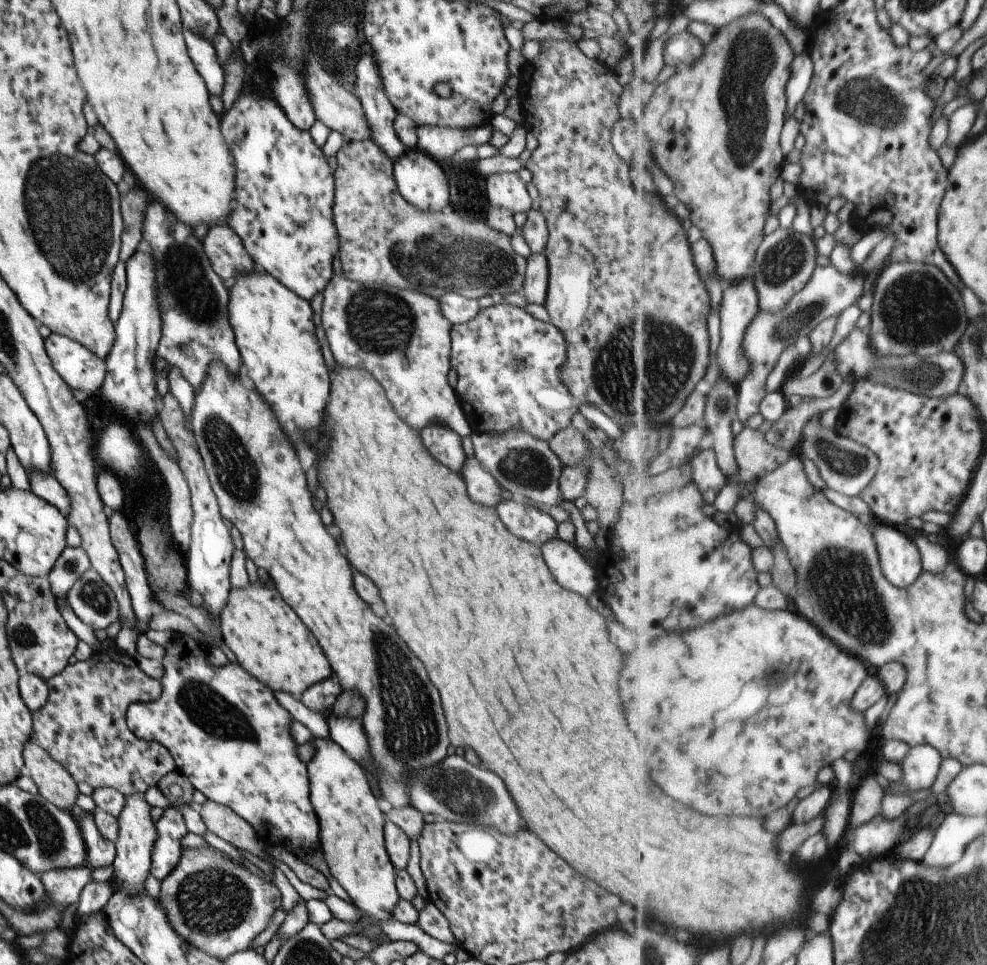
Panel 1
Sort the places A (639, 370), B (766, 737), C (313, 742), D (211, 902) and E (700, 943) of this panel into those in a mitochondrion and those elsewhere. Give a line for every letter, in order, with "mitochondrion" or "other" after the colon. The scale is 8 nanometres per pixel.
A: mitochondrion
B: other
C: other
D: mitochondrion
E: other

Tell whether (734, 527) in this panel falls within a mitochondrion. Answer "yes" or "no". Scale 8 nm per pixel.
no

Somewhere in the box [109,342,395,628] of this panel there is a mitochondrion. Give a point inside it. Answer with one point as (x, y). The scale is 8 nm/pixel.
(237, 471)

